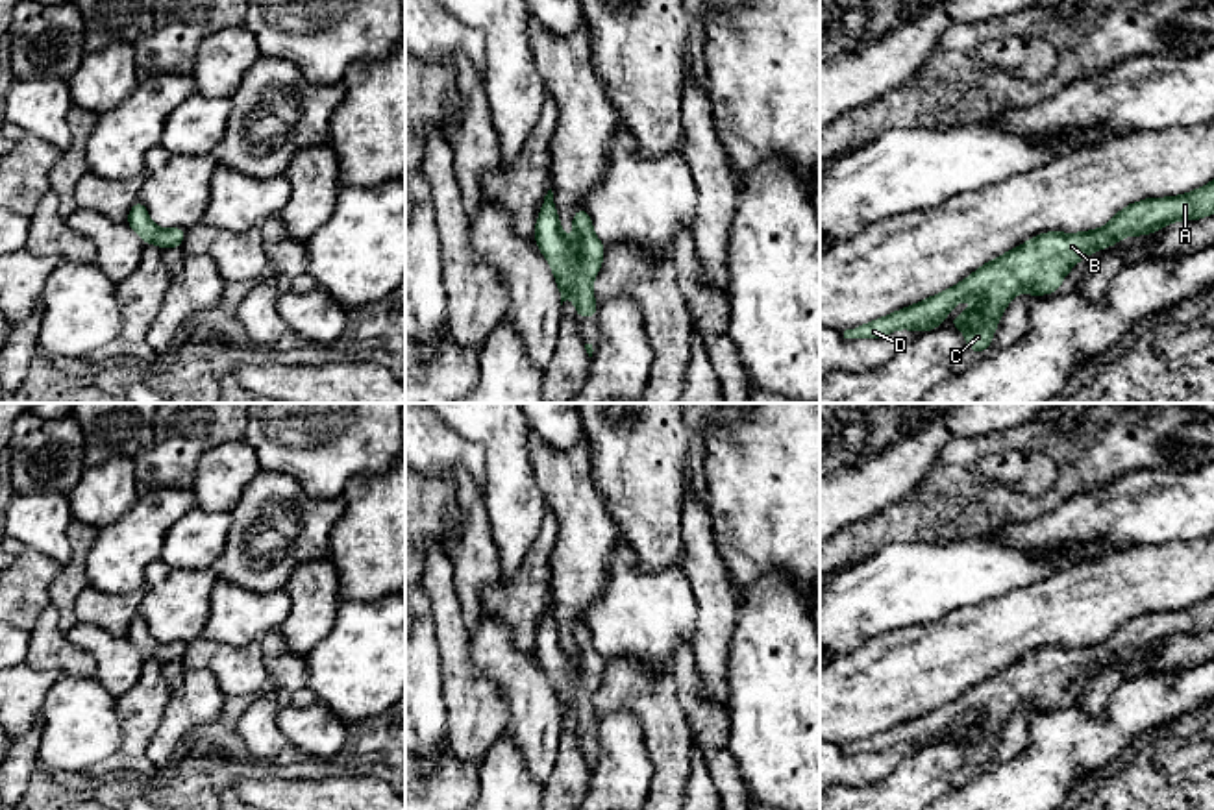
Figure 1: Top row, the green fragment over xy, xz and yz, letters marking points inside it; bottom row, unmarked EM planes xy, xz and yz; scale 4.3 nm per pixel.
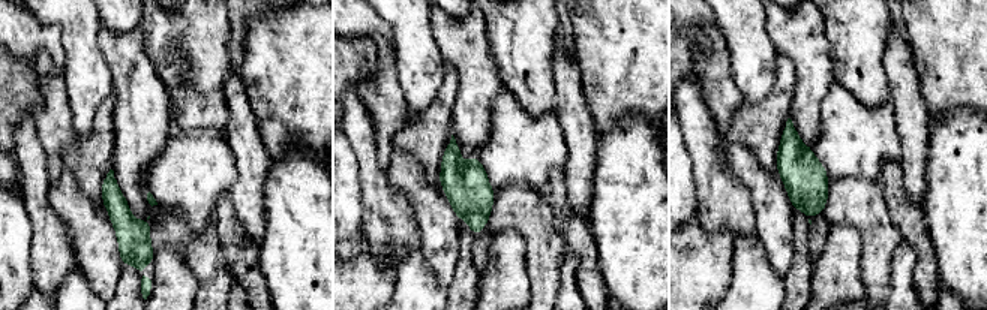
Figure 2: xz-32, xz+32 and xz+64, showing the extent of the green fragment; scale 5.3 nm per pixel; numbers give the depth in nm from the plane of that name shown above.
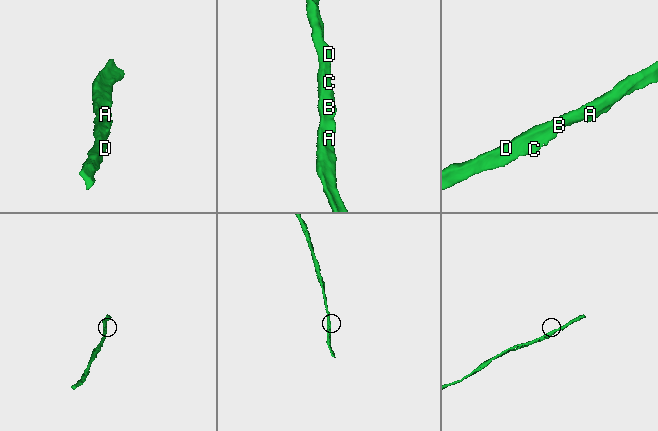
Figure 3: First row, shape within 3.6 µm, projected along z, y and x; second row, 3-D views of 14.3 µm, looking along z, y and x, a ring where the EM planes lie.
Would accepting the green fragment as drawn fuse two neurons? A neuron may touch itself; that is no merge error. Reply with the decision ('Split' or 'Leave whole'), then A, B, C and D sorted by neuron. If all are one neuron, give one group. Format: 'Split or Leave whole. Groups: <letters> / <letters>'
Leave whole. Groups: A B C D

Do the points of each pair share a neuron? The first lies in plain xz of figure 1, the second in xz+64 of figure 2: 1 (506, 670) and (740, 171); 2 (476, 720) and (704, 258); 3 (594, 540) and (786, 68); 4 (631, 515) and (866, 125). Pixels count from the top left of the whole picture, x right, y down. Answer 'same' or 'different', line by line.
1: same
2: different
3: different
4: different

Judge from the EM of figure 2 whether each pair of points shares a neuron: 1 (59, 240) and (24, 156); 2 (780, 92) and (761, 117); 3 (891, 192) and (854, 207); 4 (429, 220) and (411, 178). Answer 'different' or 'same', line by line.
1: same
2: same
3: different
4: same

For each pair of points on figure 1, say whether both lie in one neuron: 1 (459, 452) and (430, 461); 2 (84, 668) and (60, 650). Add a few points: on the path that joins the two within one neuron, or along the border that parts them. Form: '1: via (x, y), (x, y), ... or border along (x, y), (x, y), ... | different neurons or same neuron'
1: via (452, 452), (437, 454) | same neuron
2: via (78, 662), (65, 655) | same neuron

